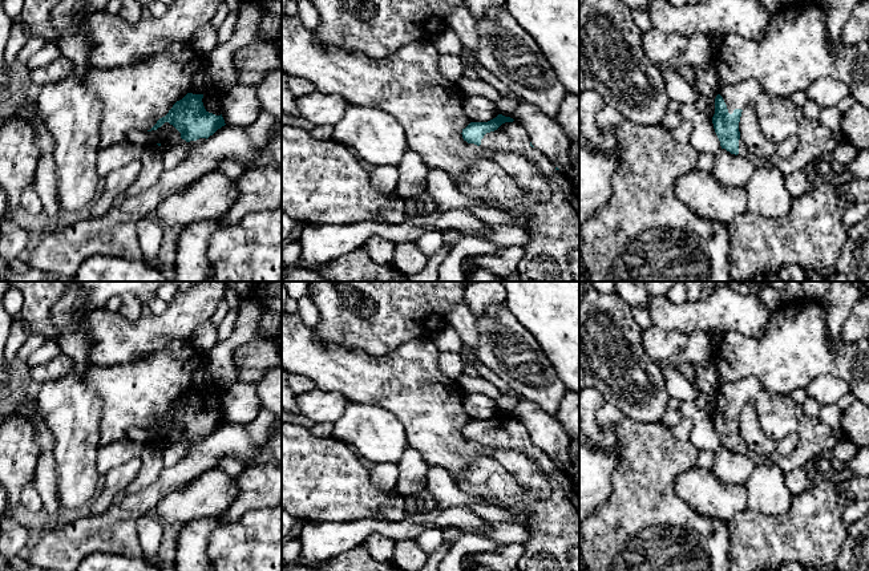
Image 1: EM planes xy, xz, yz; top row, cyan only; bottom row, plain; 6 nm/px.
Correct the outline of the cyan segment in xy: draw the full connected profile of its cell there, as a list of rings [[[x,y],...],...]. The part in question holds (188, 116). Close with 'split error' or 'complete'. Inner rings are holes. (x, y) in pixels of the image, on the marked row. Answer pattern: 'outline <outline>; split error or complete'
outline [[[215,89],[191,90],[177,101],[169,113],[159,118],[147,131],[157,130],[165,122],[169,122],[181,133],[181,138],[186,142],[199,138],[207,139],[226,125],[221,109],[222,96]]]; split error

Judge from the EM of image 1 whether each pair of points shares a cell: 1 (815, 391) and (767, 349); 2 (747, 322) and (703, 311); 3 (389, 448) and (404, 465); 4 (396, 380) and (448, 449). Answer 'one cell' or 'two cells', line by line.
1: two cells
2: one cell
3: two cells
4: one cell

